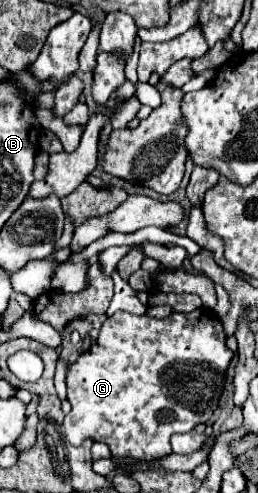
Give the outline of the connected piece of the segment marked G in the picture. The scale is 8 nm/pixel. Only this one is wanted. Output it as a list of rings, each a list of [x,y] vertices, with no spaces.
[[[198,308],[190,314],[174,312],[164,320],[116,312],[102,324],[96,346],[82,352],[68,368],[66,382],[72,410],[64,418],[66,438],[72,446],[78,446],[88,438],[104,442],[114,458],[156,460],[168,456],[172,452],[172,434],[190,432],[198,424],[206,424],[214,414],[232,356],[234,354],[226,348],[226,334],[220,320],[208,308]]]

